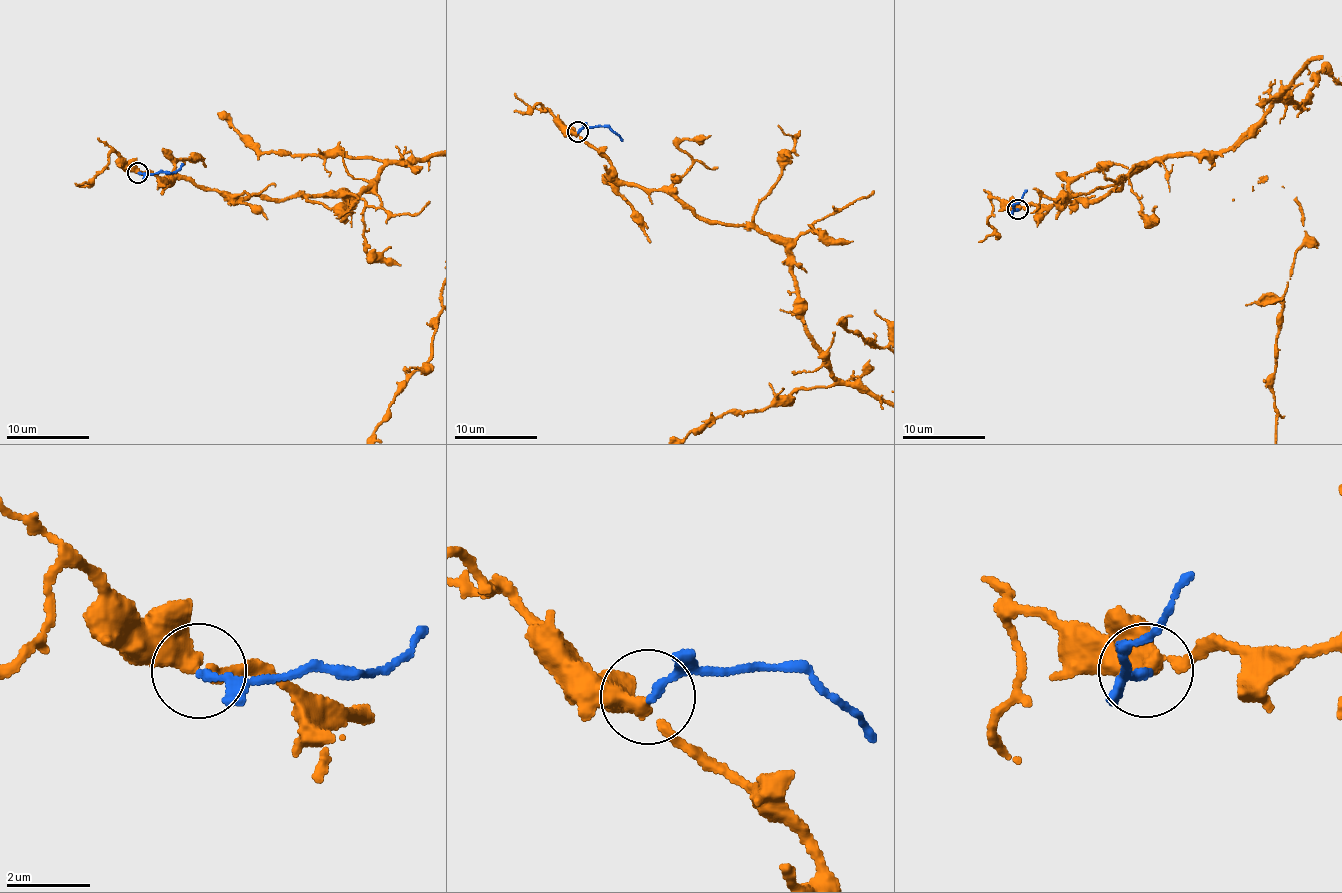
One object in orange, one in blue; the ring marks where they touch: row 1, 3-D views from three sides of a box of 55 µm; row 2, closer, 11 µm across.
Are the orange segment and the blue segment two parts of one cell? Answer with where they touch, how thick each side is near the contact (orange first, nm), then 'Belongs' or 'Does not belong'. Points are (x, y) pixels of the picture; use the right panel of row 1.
Place: (1017, 209). Thickness 360 nm (orange) against 190 nm. Belongs

